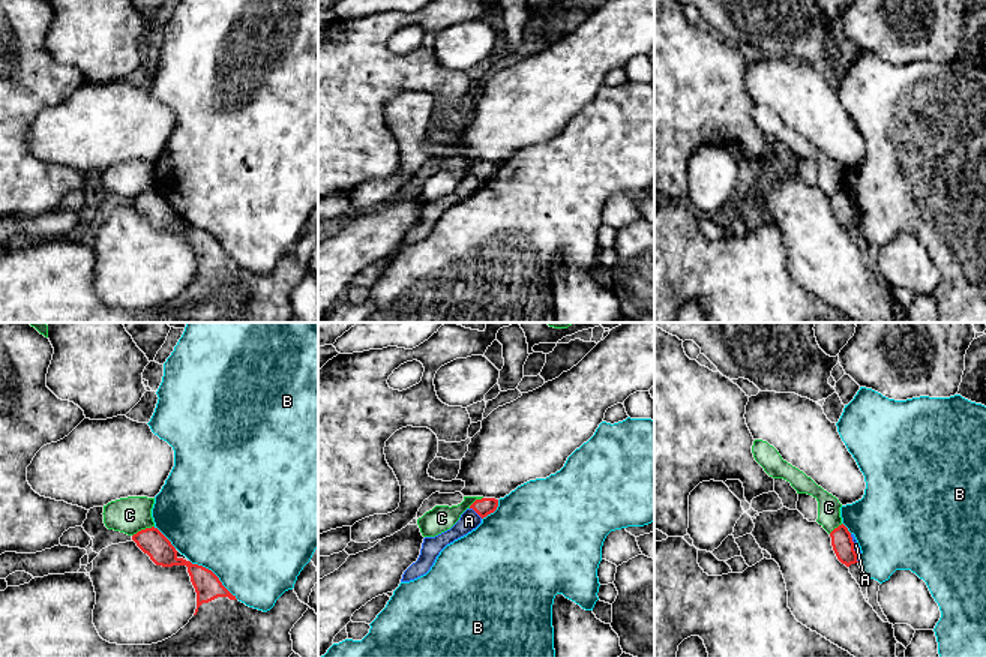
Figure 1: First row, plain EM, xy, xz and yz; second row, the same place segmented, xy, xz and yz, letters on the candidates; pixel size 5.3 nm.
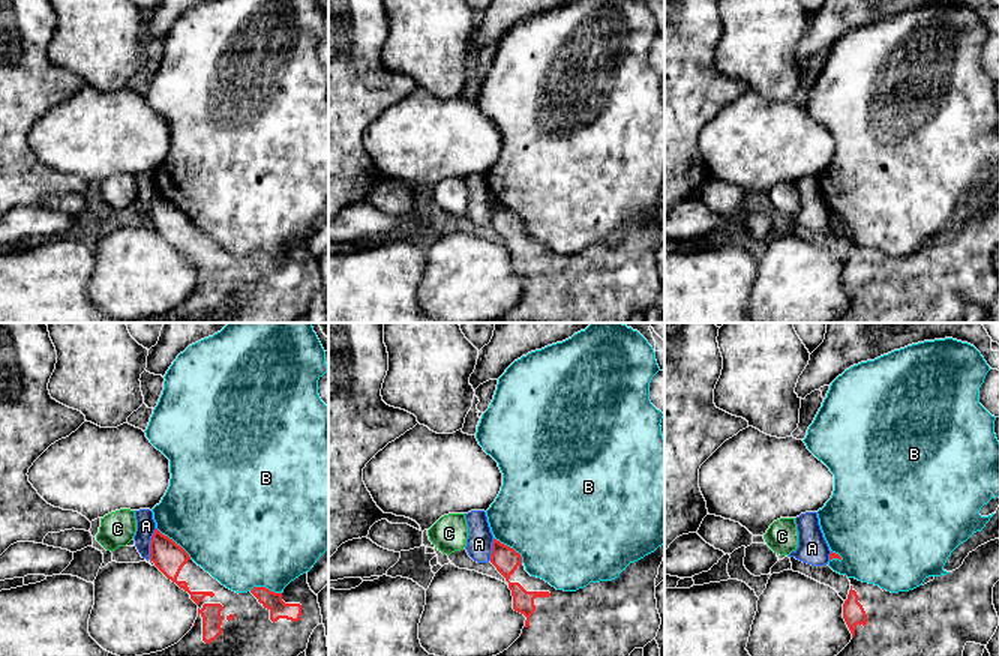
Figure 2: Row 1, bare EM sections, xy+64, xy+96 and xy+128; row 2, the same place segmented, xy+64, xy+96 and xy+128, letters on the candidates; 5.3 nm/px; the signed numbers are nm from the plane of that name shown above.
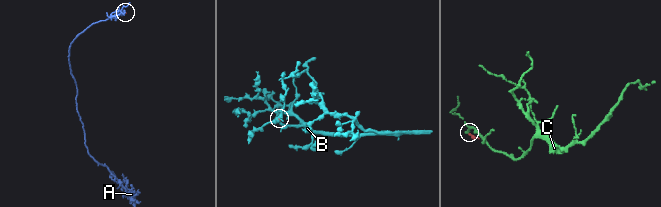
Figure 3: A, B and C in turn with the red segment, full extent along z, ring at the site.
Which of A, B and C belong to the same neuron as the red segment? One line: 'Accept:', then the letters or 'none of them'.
Accept: none of them

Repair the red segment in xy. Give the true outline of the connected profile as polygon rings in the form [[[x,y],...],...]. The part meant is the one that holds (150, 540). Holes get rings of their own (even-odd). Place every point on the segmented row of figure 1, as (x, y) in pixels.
[[[155,526],[132,536],[156,566],[186,566],[197,592],[197,609],[189,622],[171,638],[152,645],[117,645],[104,640],[95,624],[96,592],[86,573],[35,578],[0,591],[0,657],[290,657],[291,628],[308,610],[294,590],[285,591],[267,610],[239,602],[209,568],[177,556],[171,542]]]

